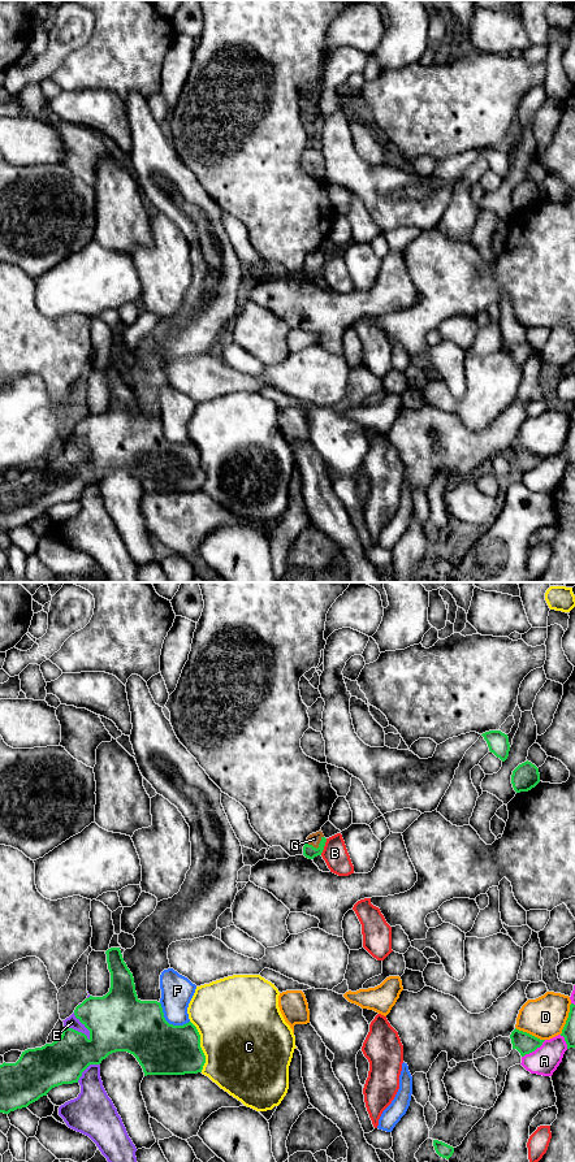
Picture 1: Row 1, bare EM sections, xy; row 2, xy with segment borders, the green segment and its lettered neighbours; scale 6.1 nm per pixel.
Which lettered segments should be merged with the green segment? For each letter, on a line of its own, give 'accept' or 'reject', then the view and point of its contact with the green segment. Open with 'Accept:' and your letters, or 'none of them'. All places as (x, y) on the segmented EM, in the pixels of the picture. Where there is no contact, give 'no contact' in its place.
Accept: G
A: reject; contact xy (534, 1050)
B: reject; contact xy (323, 846)
C: reject; contact xy (199, 1046)
D: reject; contact xy (528, 1033)
E: reject; contact xy (85, 1026)
F: reject; contact xy (168, 1023)
G: accept; contact xy (315, 848)

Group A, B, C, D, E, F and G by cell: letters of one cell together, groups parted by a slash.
A / B / C / D / E / F / G

